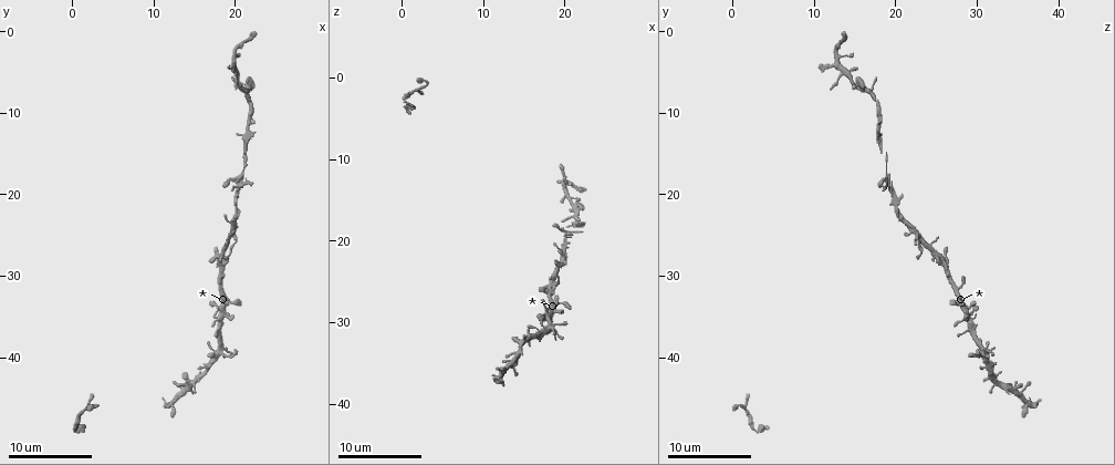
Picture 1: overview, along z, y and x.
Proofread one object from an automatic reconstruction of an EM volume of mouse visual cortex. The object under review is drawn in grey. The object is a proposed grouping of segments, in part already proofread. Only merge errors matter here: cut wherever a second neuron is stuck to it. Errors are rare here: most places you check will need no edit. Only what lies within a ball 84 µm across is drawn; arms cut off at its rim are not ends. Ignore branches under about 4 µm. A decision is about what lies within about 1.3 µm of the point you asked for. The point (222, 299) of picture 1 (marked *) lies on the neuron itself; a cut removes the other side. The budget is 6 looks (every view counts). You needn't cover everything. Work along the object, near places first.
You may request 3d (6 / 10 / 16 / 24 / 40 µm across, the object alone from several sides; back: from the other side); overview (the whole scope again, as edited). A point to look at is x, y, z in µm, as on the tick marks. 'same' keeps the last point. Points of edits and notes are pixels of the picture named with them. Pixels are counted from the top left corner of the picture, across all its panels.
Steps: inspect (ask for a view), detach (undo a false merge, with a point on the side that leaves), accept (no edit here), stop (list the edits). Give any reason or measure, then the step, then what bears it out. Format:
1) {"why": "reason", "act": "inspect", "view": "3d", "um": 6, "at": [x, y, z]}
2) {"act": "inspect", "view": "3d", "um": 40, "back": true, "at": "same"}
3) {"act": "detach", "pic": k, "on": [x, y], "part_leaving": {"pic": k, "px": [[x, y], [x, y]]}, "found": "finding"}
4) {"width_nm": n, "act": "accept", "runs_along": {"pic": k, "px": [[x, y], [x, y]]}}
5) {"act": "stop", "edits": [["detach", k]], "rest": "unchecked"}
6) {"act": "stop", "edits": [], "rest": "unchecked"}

{"why": "calibre changes", "act": "inspect", "view": "3d", "um": 6, "at": [21.5, 14.5, 18.5]}

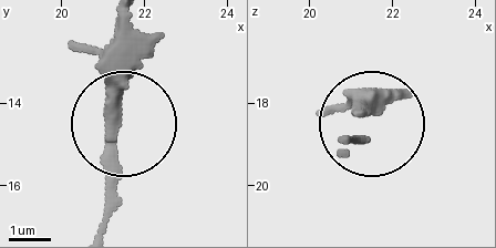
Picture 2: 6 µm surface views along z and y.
{"width_nm": 250, "act": "accept", "found": "all the same neuron"}

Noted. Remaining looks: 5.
{"act": "inspect", "view": "3d", "um": 10, "at": [18.0, 35.5, 29.0]}

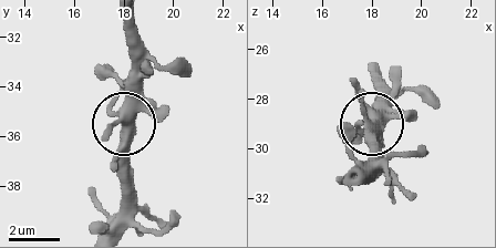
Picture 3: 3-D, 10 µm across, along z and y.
{"act": "accept", "found": "all the same neuron"}

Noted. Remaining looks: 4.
{"act": "inspect", "view": "3d", "um": 10, "at": [20.0, 19.0, 20.0]}

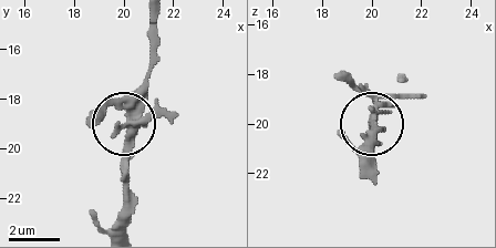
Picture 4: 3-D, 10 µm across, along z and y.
{"arms": 3, "act": "accept", "found": "all the same neuron"}

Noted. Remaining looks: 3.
{"act": "stop", "edits": [], "rest": "unchecked"}

